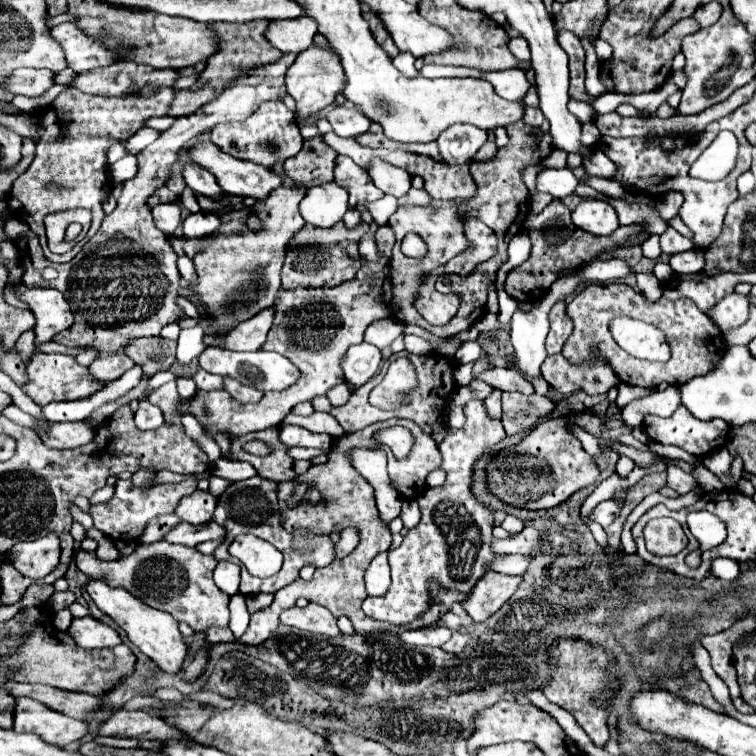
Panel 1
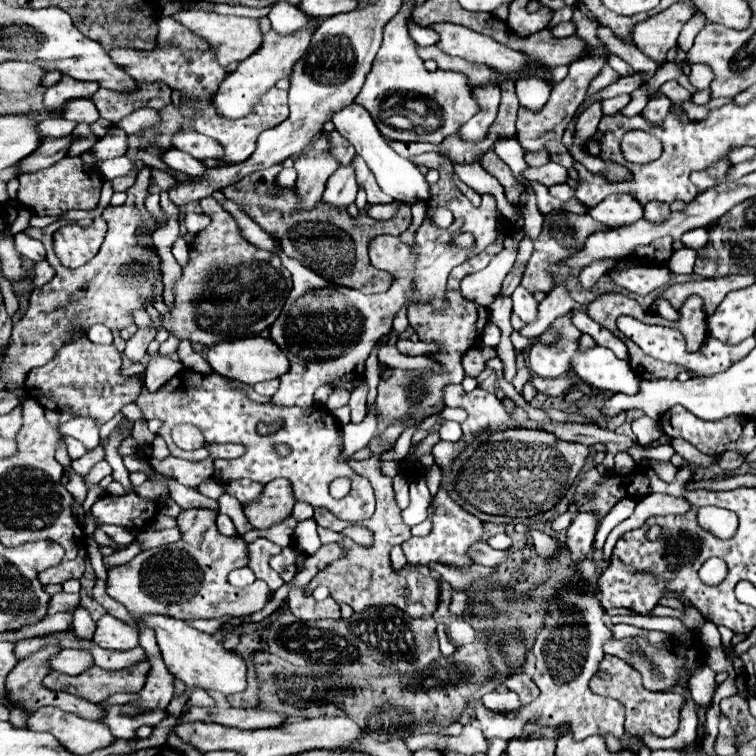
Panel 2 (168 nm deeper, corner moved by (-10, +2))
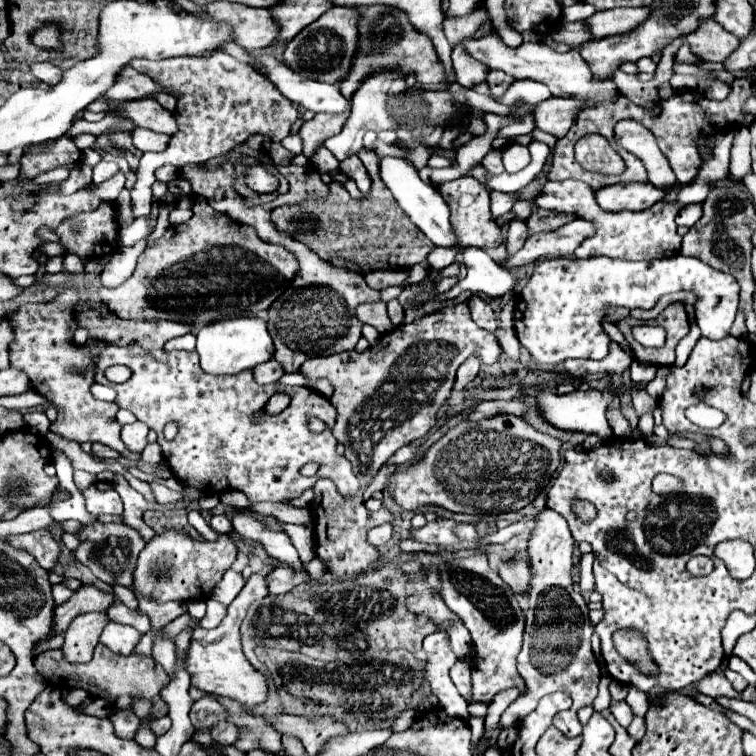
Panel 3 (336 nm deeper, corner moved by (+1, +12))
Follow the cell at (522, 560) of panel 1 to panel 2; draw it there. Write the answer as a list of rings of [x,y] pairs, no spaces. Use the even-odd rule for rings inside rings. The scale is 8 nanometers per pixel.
[[[476,542],[476,544],[472,544],[470,548],[468,548],[468,556],[470,556],[470,560],[472,562],[476,562],[476,564],[484,564],[484,566],[490,566],[490,568],[496,568],[496,566],[500,566],[504,560],[506,560],[506,556],[508,556],[508,552],[504,550],[494,550],[494,548],[490,548],[486,542]]]

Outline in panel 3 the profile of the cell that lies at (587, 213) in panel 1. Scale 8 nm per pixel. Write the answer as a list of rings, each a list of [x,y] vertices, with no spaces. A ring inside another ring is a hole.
[[[633,182],[633,184],[613,184],[595,190],[595,200],[605,212],[621,212],[621,210],[645,210],[659,202],[665,192],[657,190],[653,184]]]

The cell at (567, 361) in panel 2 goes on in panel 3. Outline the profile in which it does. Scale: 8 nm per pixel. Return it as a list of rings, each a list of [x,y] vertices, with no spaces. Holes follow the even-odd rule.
[[[681,254],[649,262],[611,260],[607,256],[589,260],[547,258],[535,268],[533,276],[521,290],[515,310],[515,330],[519,342],[529,350],[535,364],[559,364],[569,358],[603,360],[609,354],[611,344],[601,328],[607,306],[647,310],[657,298],[675,290],[693,290],[697,294],[697,326],[703,336],[711,340],[729,336],[739,306],[737,280],[701,264],[701,260]]]

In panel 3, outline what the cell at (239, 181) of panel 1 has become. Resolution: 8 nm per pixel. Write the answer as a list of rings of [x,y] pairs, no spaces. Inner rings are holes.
[[[101,98],[89,106],[93,112],[119,112],[121,116],[133,120],[141,128],[149,128],[153,132],[161,132],[167,136],[173,136],[177,132],[177,124],[173,120],[173,114],[165,110],[159,102],[145,98],[145,100],[133,100],[123,104],[111,104],[107,98]]]

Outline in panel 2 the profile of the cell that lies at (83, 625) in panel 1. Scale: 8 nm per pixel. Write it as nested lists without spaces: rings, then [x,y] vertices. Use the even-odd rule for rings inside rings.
[[[106,614],[96,624],[92,640],[104,650],[116,650],[116,652],[132,650],[138,646],[138,628],[128,626],[126,622]]]

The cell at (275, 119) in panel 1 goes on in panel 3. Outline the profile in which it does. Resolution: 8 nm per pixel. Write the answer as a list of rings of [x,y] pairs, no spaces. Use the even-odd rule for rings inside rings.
[[[215,52],[213,56],[199,56],[199,58],[191,58],[191,56],[181,56],[181,58],[169,58],[169,60],[133,60],[131,66],[141,72],[151,76],[151,80],[157,80],[157,84],[161,84],[161,88],[169,90],[173,88],[173,92],[181,92],[181,96],[177,96],[177,108],[173,112],[179,132],[175,136],[171,136],[169,148],[161,154],[143,154],[141,162],[139,162],[139,170],[137,170],[137,182],[135,188],[131,190],[131,204],[133,204],[133,216],[145,216],[151,212],[151,184],[153,184],[153,172],[163,166],[163,164],[173,164],[177,168],[191,164],[191,162],[205,162],[213,156],[221,156],[231,152],[235,146],[239,146],[249,134],[261,132],[261,134],[271,134],[275,136],[275,140],[283,140],[289,132],[291,126],[297,122],[299,118],[299,110],[291,100],[285,100],[285,96],[281,96],[281,92],[277,92],[277,88],[273,88],[273,84],[269,84],[269,80],[265,80],[265,76],[261,76],[257,70],[253,70],[249,64],[243,64],[239,60],[235,60],[233,56],[225,54],[225,52]]]

